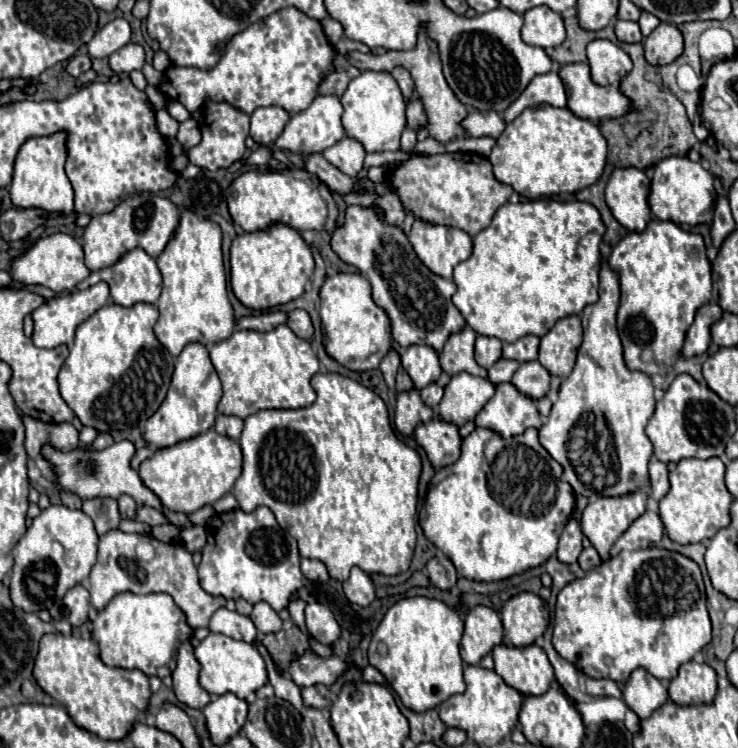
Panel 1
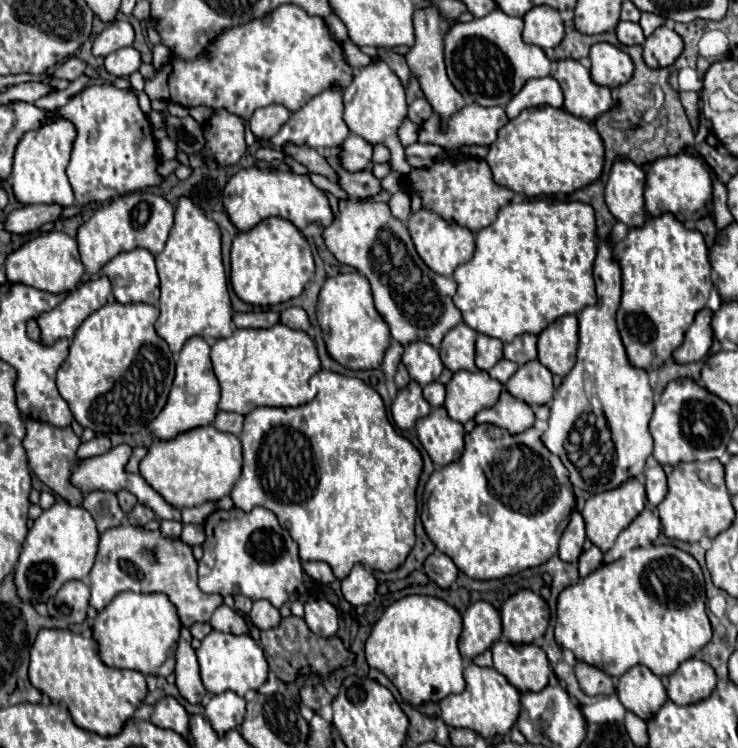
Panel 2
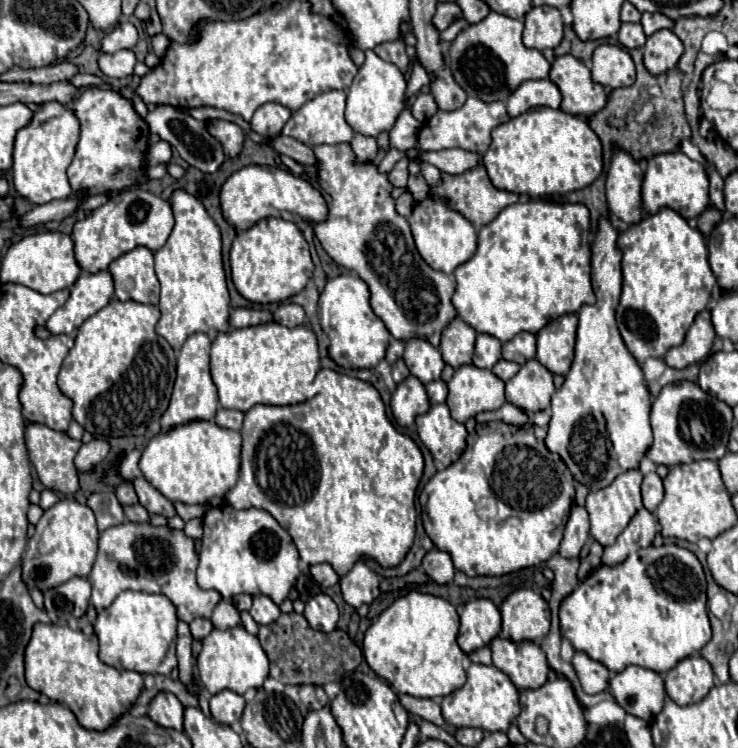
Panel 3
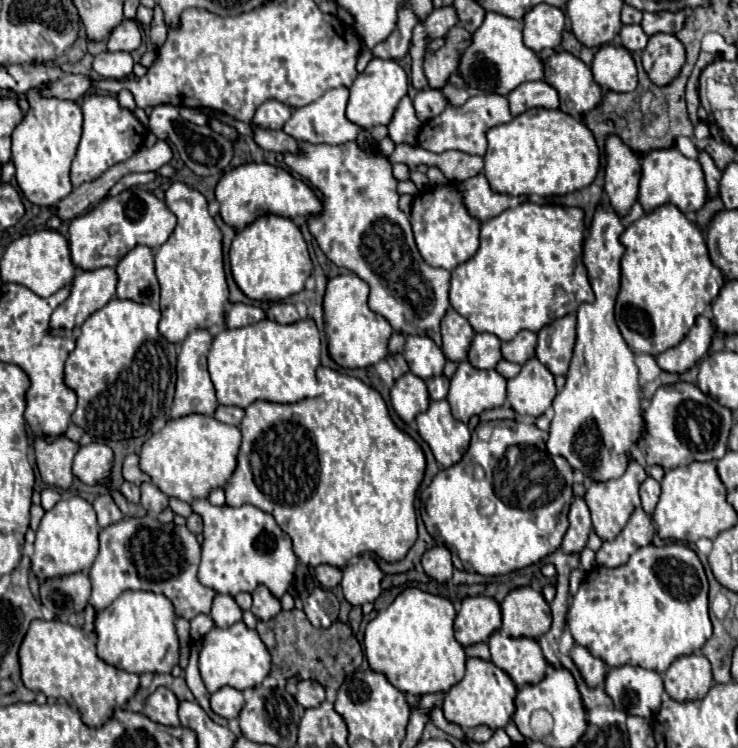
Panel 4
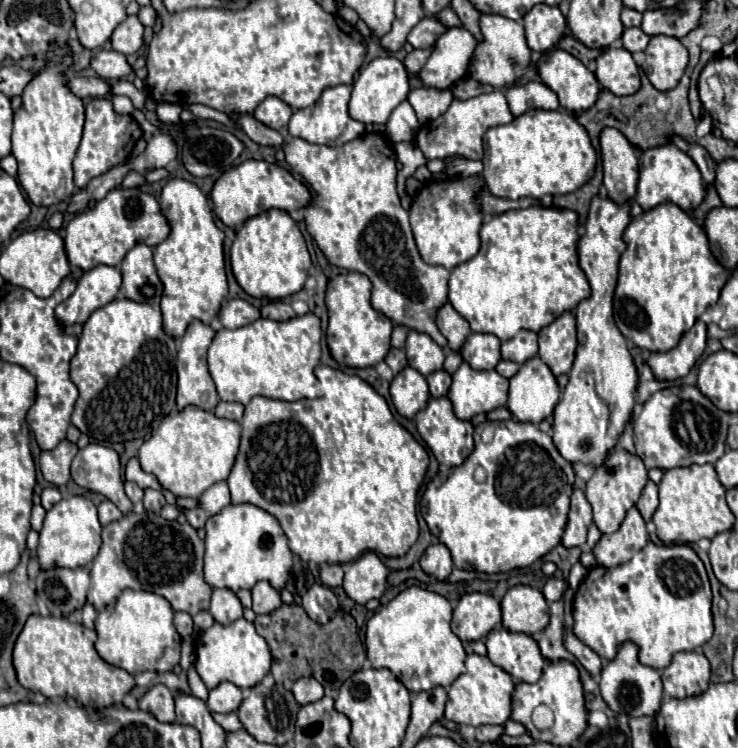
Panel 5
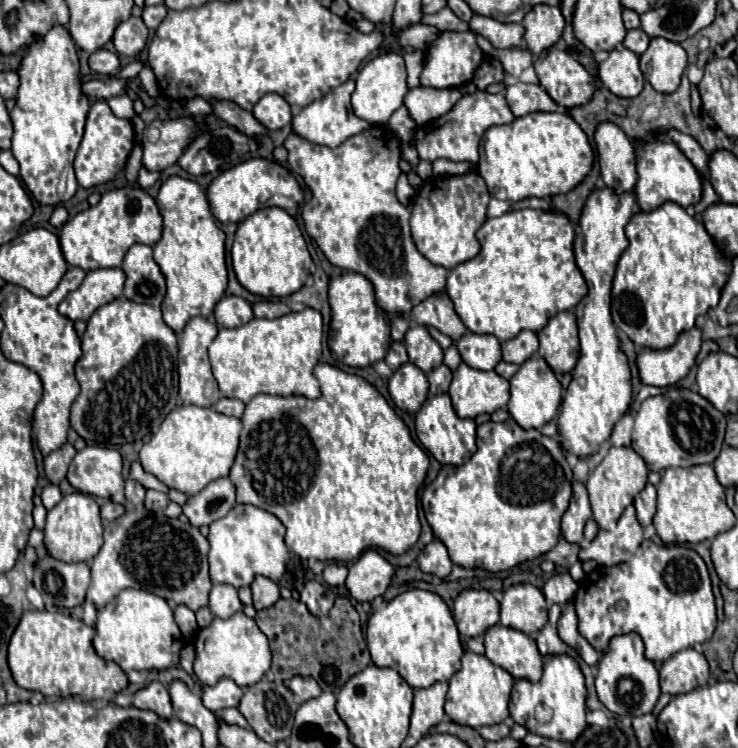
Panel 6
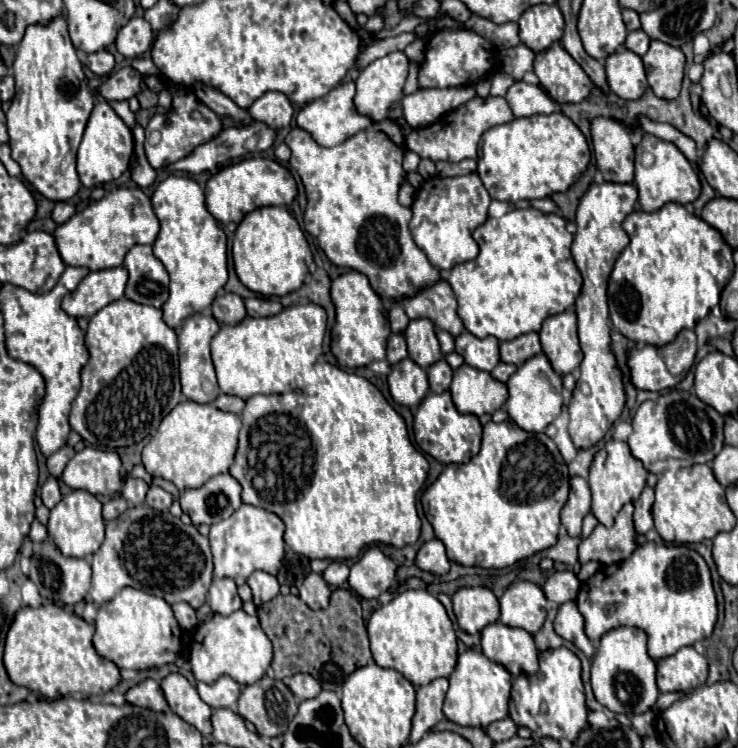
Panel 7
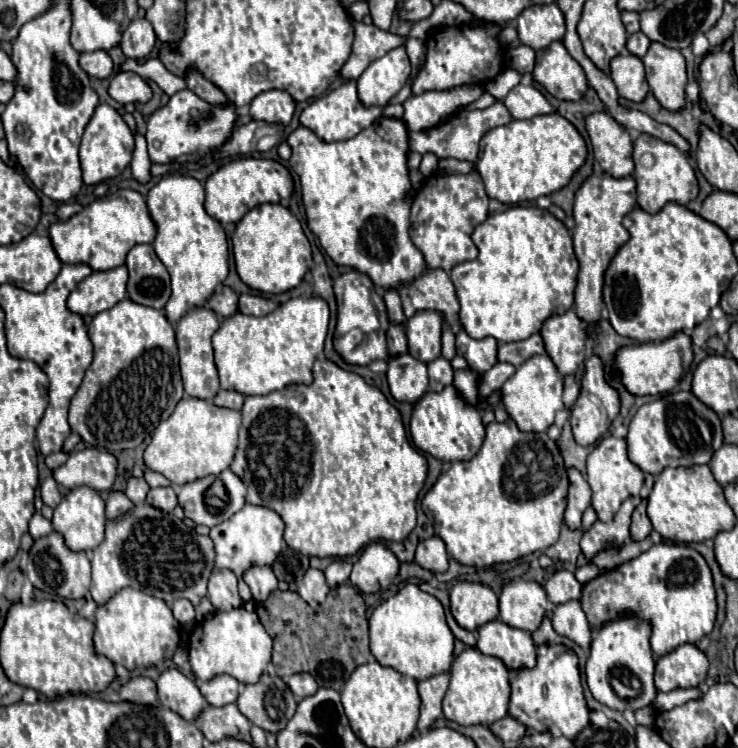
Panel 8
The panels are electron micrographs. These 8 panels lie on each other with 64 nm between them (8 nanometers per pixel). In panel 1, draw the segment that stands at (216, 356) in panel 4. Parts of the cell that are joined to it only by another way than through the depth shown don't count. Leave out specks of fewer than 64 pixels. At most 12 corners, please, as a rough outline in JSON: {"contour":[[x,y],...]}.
{"contour":[[286,324],[210,348],[220,414],[304,408],[320,368]]}

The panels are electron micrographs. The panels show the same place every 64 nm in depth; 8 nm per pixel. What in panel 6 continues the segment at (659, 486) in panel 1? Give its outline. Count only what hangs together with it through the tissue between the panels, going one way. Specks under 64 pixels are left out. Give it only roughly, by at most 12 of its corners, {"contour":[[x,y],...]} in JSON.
{"contour":[[652,484],[636,500],[636,518],[642,528],[656,514],[656,488]]}

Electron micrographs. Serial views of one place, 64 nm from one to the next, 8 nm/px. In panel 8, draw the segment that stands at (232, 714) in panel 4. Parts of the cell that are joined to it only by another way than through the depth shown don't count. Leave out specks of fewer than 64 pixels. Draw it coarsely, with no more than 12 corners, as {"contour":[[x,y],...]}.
{"contour":[[228,674],[198,682],[208,704],[236,702],[240,682]]}

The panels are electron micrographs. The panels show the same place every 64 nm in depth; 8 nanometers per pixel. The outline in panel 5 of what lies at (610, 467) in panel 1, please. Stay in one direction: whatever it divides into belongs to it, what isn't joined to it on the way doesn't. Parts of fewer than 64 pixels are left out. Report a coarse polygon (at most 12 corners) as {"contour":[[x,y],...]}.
{"contour":[[590,202],[578,350],[554,408],[568,462],[600,466],[624,432],[636,368],[612,318],[630,202]]}

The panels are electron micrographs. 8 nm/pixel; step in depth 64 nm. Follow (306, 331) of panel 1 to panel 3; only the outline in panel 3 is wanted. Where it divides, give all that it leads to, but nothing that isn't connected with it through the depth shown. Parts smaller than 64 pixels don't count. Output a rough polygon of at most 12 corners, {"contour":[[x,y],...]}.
{"contour":[[280,304],[272,312],[278,324],[292,328],[304,324],[298,304]]}

